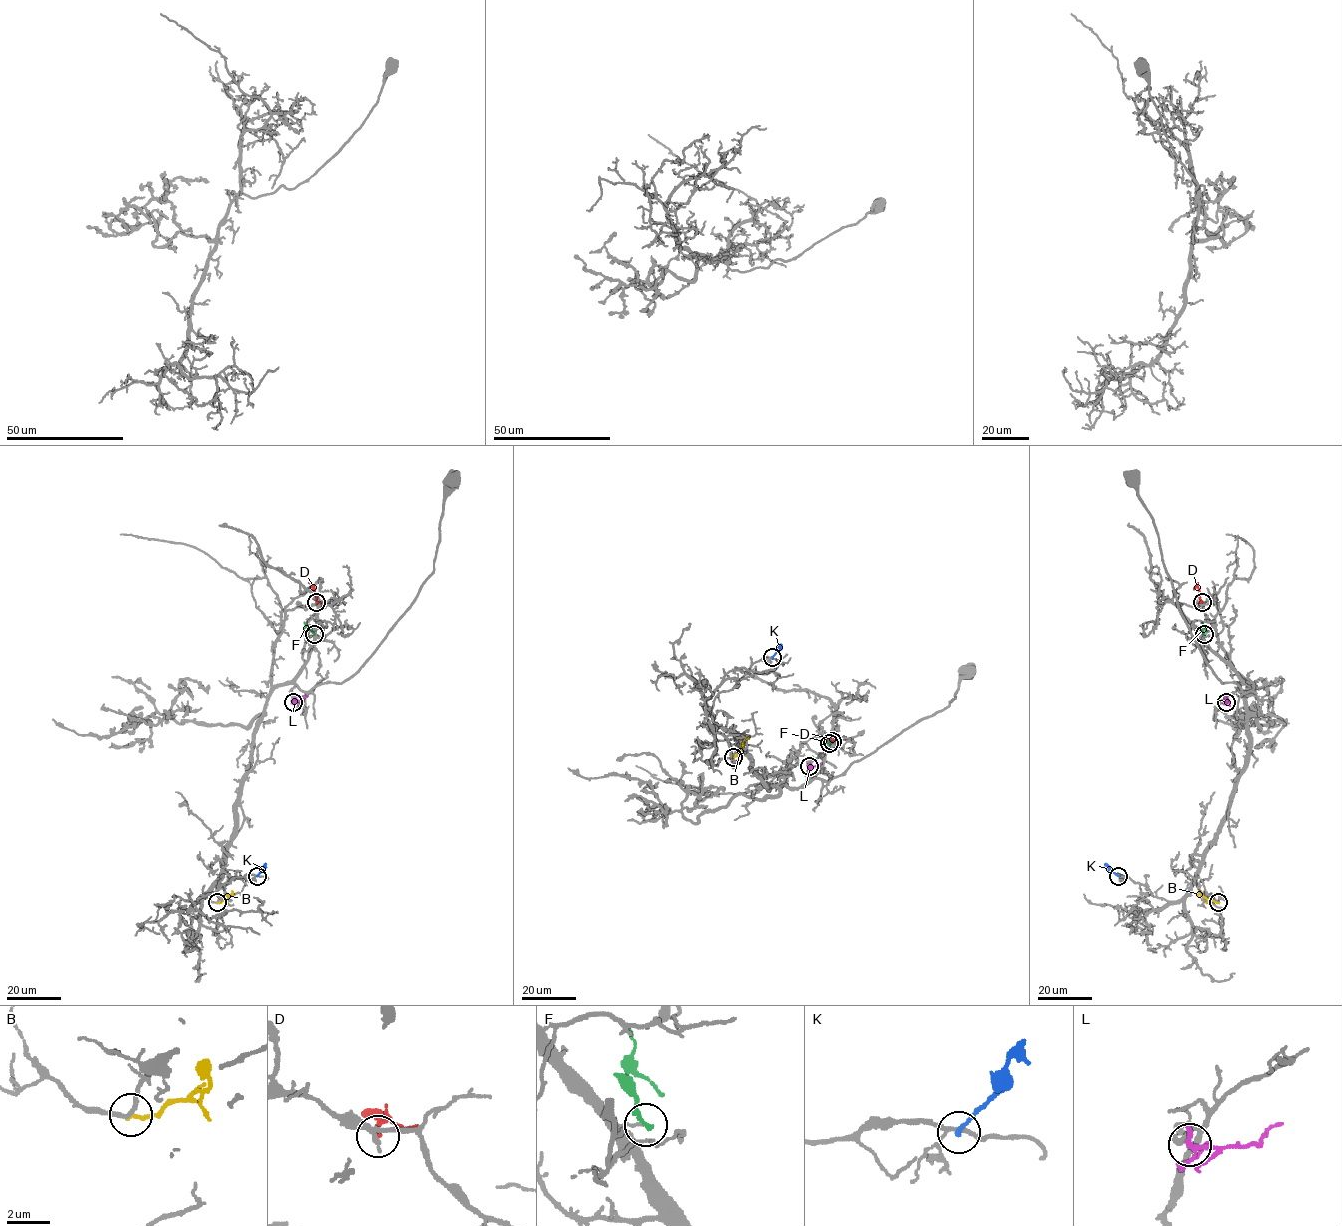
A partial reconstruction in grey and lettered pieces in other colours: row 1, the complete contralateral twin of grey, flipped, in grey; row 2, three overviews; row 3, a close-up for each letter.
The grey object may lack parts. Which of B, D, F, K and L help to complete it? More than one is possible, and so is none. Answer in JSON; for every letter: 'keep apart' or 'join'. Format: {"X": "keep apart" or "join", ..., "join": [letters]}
{"B": "keep apart", "D": "keep apart", "F": "keep apart", "K": "keep apart", "L": "keep apart", "join": []}

